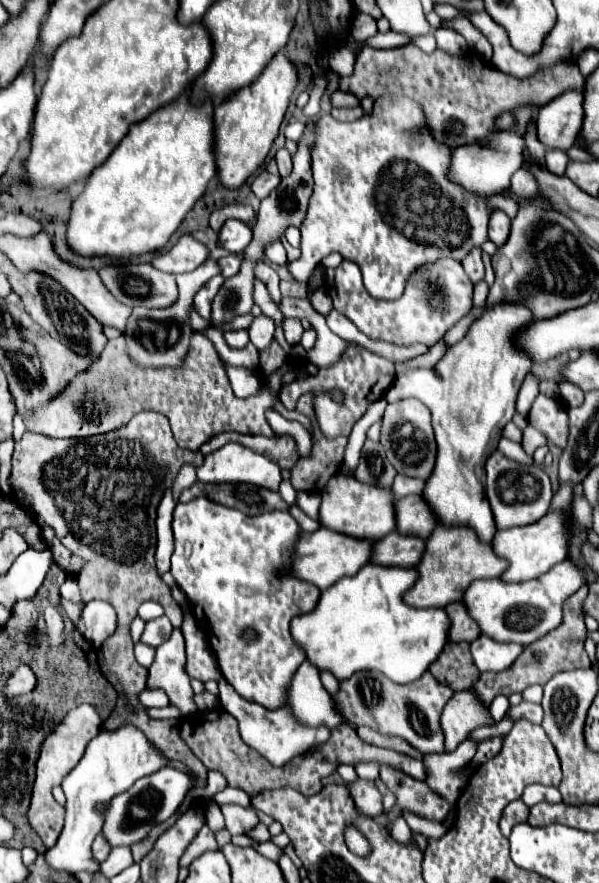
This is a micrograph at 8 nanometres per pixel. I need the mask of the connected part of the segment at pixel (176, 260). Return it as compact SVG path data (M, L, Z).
M184 234L176 246L166 254L152 260L152 266L160 266L164 272L192 272L208 258L208 248L194 240L190 234Z

